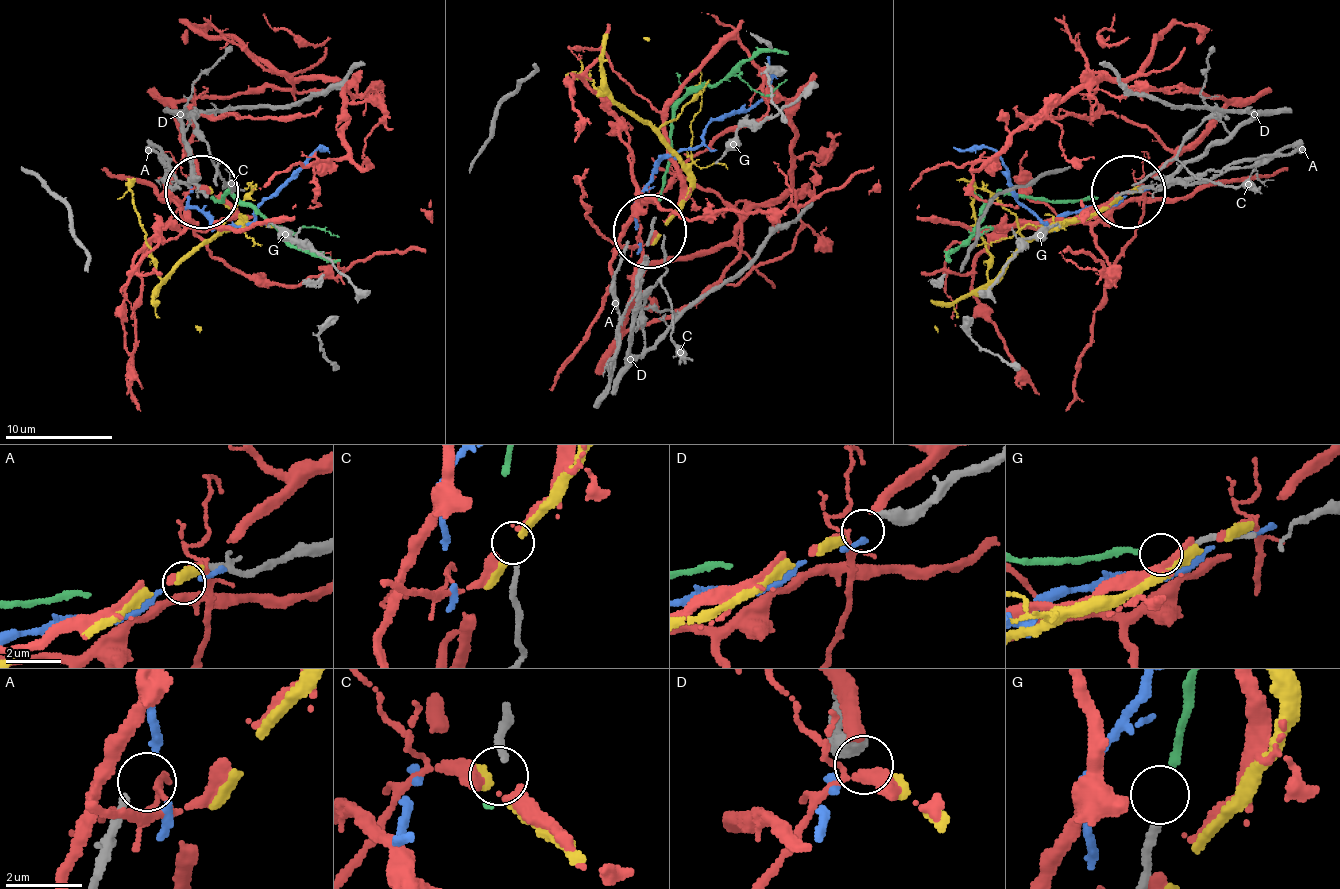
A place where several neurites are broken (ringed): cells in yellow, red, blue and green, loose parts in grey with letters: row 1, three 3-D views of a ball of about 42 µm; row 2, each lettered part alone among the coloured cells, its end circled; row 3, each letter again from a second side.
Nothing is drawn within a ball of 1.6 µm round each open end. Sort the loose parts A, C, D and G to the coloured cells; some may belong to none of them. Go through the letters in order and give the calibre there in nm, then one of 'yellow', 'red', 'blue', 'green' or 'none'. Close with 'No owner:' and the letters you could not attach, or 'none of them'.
A: calibre 240 nm; none
C: calibre 160 nm; none
D: calibre 400 nm; yellow
G: calibre 190 nm; green
No owner: A, C

